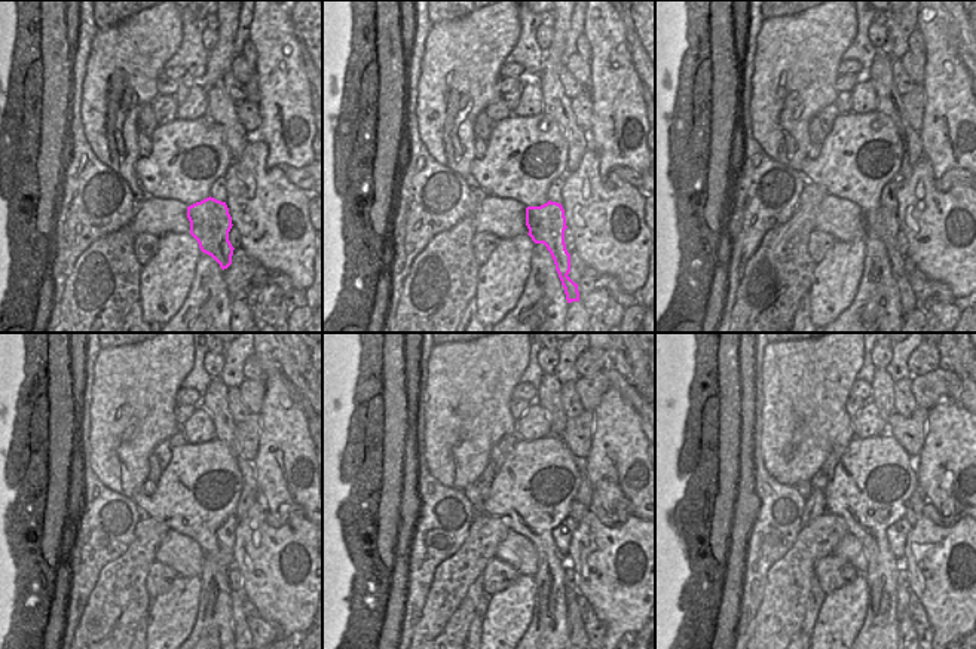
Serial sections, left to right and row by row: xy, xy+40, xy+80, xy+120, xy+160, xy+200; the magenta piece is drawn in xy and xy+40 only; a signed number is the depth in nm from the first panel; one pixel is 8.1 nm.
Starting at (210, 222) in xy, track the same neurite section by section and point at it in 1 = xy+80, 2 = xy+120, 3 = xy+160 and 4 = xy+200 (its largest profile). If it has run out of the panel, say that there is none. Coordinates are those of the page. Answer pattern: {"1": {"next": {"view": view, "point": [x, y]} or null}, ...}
{"1": {"next": {"view": "xy+80", "point": [883, 222]}}, "2": {"next": {"view": "xy+120", "point": [241, 630]}}, "3": {"next": {"view": "xy+160", "point": [575, 628]}}, "4": {"next": {"view": "xy+200", "point": [906, 634]}}}

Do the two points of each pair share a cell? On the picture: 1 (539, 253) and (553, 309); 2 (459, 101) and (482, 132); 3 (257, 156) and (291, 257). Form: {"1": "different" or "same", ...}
{"1": "same", "2": "different", "3": "same"}

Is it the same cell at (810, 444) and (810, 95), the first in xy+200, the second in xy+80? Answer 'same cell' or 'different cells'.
same cell

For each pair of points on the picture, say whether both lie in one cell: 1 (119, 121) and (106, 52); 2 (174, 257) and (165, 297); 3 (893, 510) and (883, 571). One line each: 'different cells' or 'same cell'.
1: same cell
2: same cell
3: same cell

